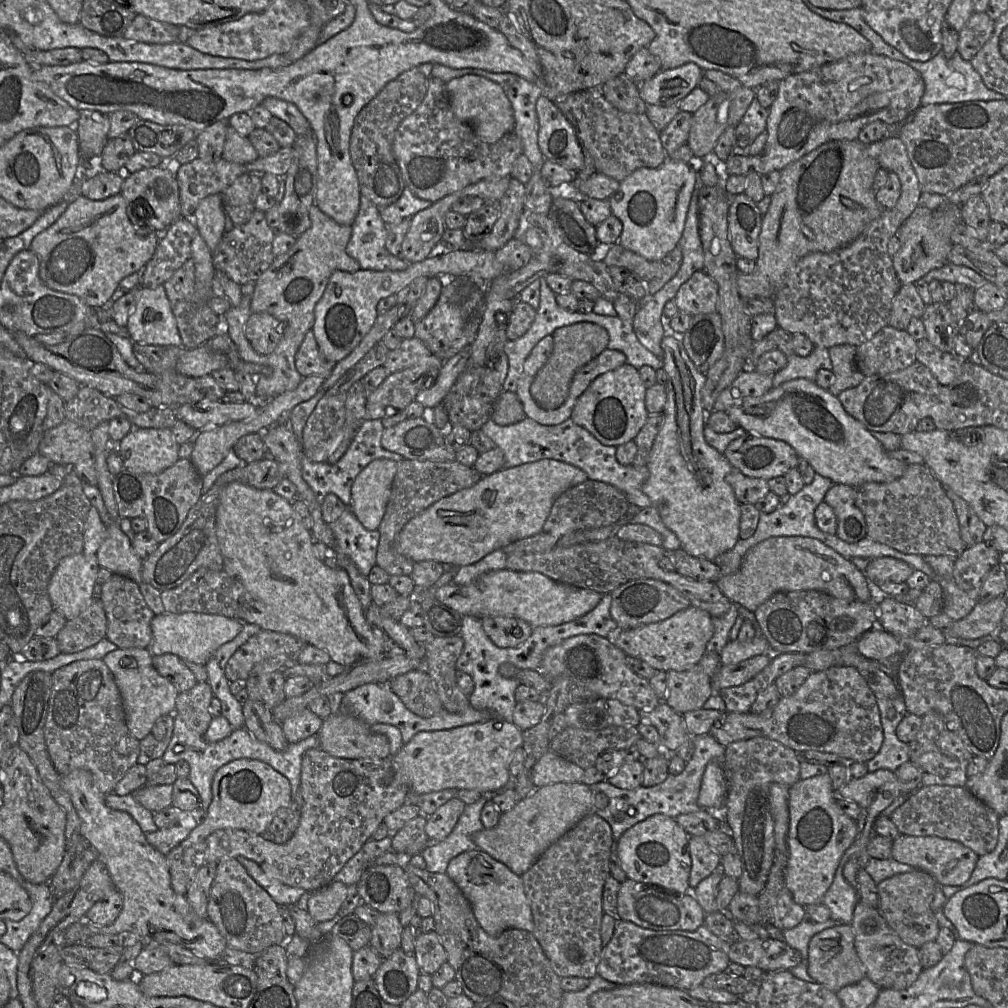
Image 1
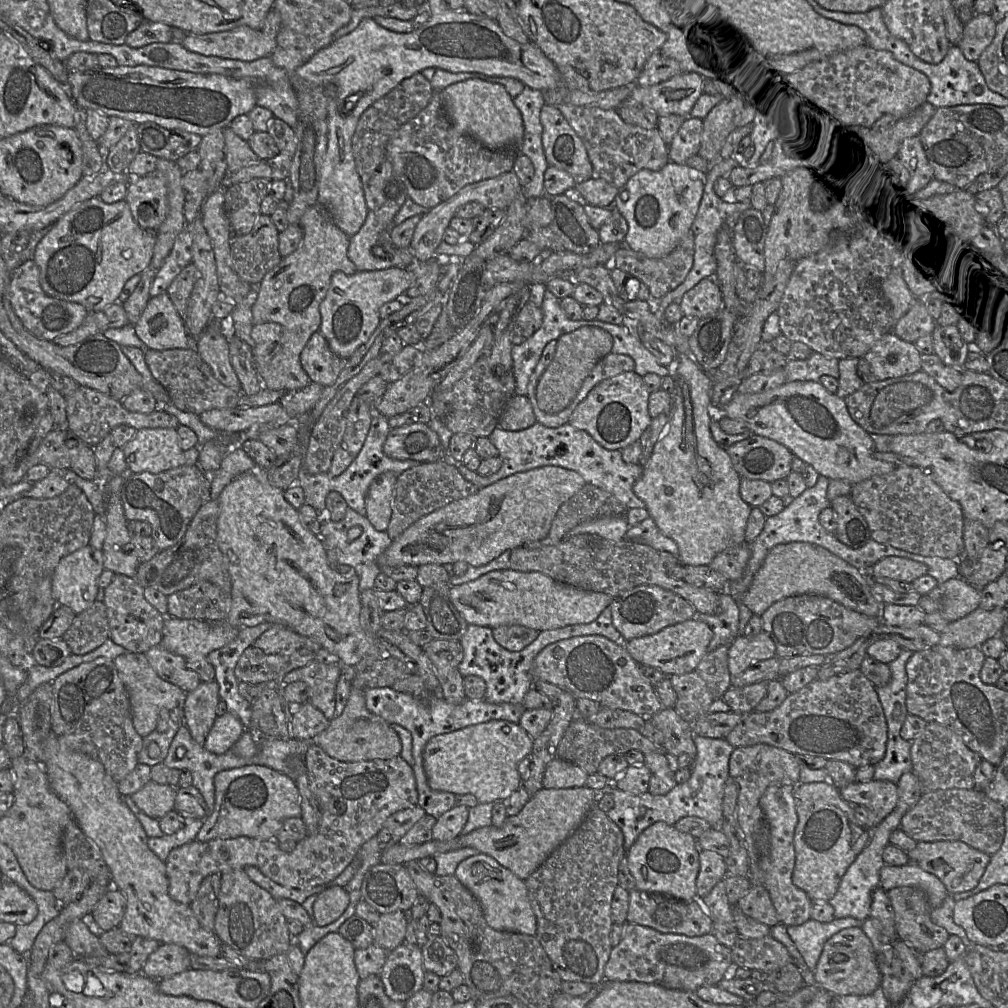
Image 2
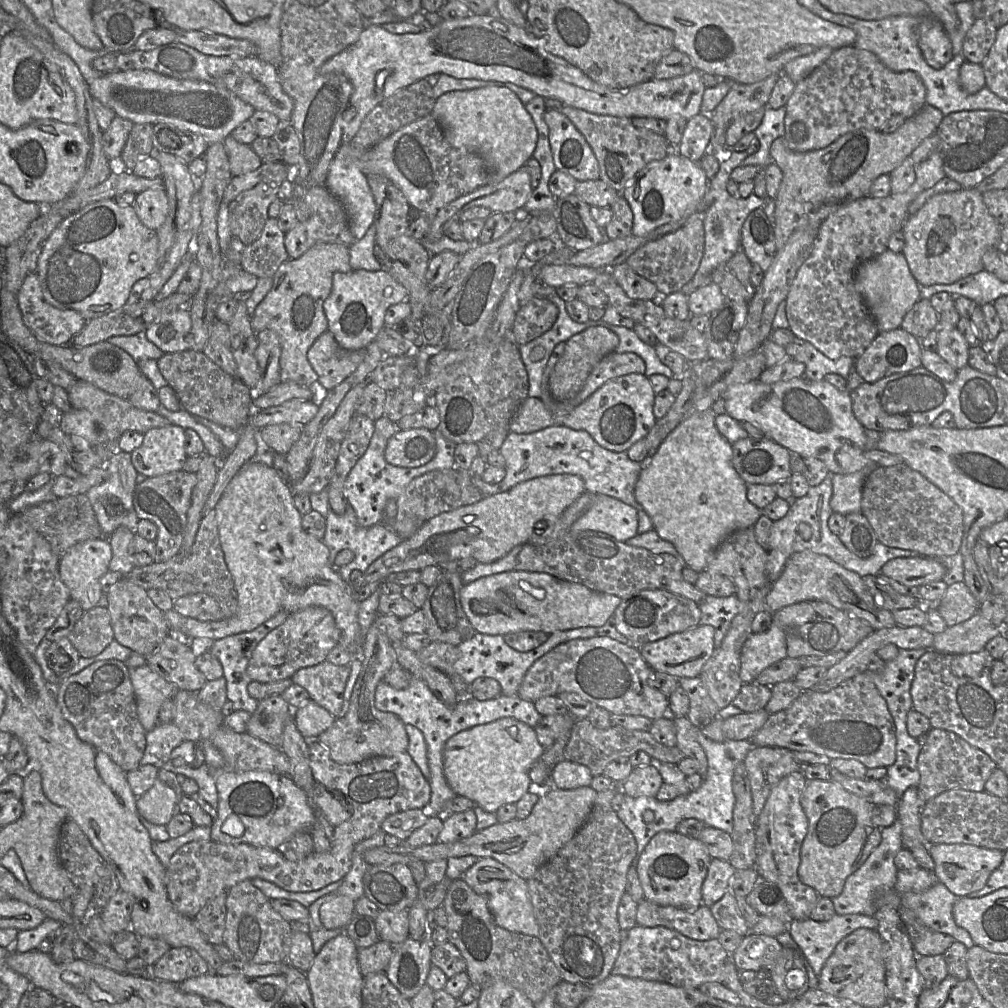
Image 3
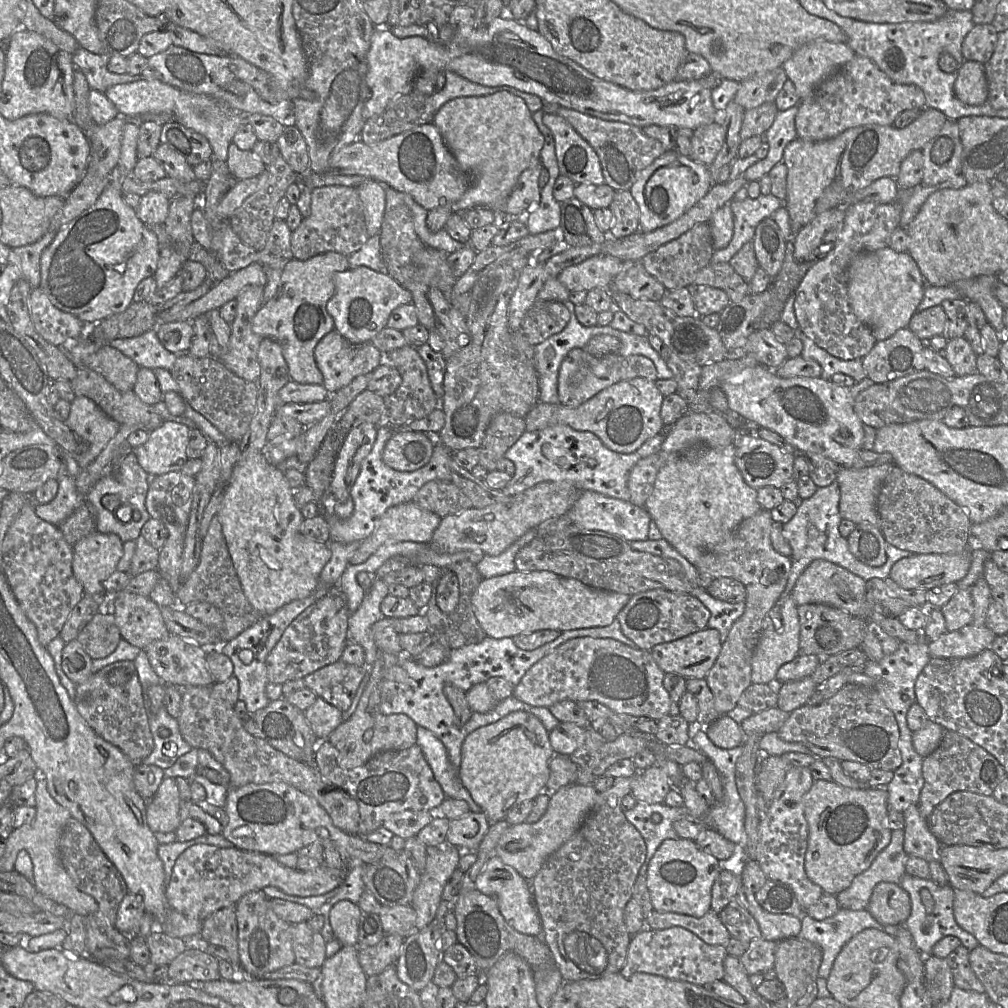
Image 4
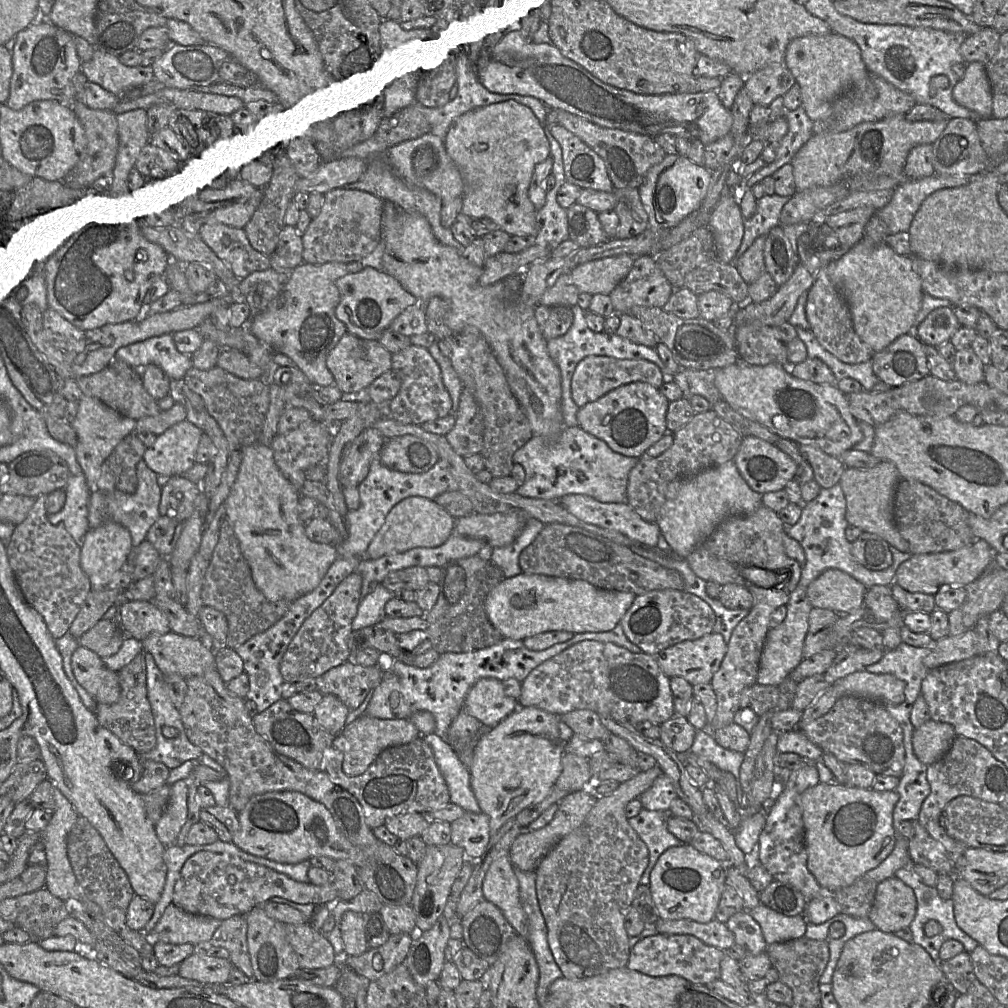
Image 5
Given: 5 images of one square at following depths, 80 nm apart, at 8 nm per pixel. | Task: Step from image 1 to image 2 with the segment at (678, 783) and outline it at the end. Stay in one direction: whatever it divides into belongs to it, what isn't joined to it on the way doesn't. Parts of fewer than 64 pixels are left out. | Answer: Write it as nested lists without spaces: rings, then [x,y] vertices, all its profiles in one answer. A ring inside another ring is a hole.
[[[695,734],[694,743],[697,748],[697,756],[690,767],[689,780],[676,784],[665,795],[652,795],[650,792],[634,795],[624,792],[618,789],[615,783],[611,783],[609,778],[607,778],[607,785],[604,788],[594,790],[595,794],[601,791],[604,794],[612,795],[614,799],[613,808],[605,813],[623,832],[625,856],[638,836],[655,822],[665,822],[670,826],[675,826],[681,818],[696,816],[707,821],[711,828],[722,829],[724,790],[730,777],[729,758],[735,747],[726,739],[702,737]]]

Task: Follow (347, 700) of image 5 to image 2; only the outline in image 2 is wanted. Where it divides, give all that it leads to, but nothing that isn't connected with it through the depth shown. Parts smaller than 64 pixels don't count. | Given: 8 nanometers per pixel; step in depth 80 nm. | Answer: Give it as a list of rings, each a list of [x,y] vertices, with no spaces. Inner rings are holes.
[[[313,661],[304,667],[290,671],[277,684],[280,684],[283,689],[292,682],[305,682],[309,687],[308,702],[331,721],[335,718],[335,691],[341,671],[340,664]]]

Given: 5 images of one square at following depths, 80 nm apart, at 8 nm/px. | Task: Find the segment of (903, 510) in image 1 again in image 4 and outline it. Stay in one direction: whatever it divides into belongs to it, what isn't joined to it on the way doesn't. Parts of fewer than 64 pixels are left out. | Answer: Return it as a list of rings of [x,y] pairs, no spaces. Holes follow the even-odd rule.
[[[893,465],[876,499],[880,531],[887,543],[912,554],[956,554],[969,549],[971,521],[967,512],[919,476]]]

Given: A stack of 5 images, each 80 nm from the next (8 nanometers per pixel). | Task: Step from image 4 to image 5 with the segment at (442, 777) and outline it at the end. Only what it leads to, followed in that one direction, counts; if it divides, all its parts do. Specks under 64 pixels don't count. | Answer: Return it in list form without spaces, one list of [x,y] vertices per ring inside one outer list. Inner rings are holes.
[[[434,733],[420,737],[433,750],[435,762],[449,789],[450,802],[466,812],[481,813],[471,788],[469,770],[461,763],[451,745]]]

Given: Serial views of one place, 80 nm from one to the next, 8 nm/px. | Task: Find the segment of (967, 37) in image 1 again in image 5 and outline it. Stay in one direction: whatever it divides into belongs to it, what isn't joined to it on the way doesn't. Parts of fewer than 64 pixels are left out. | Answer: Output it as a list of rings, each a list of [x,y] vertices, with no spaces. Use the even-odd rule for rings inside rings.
[[[982,27],[966,37],[960,47],[960,54],[966,63],[980,62],[986,65],[996,54],[1000,34],[993,27]]]

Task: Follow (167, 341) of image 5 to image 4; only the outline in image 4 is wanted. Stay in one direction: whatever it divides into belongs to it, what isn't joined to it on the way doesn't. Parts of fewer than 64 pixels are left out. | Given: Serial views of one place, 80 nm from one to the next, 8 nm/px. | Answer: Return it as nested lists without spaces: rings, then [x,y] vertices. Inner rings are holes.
[[[156,328],[132,338],[121,338],[109,341],[109,345],[131,358],[139,368],[163,368],[170,370],[177,354],[168,351],[160,342]]]

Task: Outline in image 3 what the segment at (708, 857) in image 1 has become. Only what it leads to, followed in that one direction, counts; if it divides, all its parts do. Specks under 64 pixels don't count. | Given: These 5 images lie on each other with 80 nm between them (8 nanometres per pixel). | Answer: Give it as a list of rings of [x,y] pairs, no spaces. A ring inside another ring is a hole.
[[[712,858],[701,888],[702,904],[711,907],[719,901],[729,890],[729,880],[735,871],[728,861]]]

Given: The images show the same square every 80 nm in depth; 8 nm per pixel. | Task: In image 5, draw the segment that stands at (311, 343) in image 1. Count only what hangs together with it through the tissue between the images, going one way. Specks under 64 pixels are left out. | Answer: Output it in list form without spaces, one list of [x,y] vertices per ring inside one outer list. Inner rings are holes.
[[[346,333],[330,351],[326,364],[335,385],[343,394],[366,391],[366,388],[383,373],[392,370],[392,354],[378,340],[367,340]]]

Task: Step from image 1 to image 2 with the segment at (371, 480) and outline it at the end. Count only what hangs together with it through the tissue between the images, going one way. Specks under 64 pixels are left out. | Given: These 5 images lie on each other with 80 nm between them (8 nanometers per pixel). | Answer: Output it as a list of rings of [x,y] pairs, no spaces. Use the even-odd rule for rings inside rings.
[[[393,472],[379,475],[366,496],[366,515],[377,531],[386,531],[392,514],[392,496],[397,476]]]

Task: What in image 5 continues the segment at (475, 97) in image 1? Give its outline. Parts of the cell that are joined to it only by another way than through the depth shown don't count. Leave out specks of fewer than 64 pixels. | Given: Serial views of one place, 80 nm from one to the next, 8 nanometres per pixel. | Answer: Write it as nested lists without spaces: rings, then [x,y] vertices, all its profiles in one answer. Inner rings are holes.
[[[515,100],[475,108],[452,122],[443,142],[464,181],[461,212],[468,217],[488,217],[499,229],[511,236],[537,236],[537,209],[529,199],[528,190],[535,166],[550,156],[550,143],[545,134],[544,124],[534,112]]]

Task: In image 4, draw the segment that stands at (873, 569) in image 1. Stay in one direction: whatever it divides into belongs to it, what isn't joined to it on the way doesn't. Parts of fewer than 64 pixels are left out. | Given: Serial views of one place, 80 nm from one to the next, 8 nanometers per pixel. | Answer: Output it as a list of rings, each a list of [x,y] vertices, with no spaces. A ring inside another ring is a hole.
[[[971,549],[956,554],[913,553],[896,561],[889,577],[905,589],[930,590],[960,582],[967,575],[971,561]]]

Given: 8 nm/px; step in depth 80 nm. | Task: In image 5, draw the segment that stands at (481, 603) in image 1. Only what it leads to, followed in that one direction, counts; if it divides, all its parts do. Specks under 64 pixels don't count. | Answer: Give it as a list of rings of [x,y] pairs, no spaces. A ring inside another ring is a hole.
[[[521,573],[502,579],[486,596],[484,609],[503,638],[523,640],[548,631],[574,634],[610,631],[620,623],[636,596],[600,589],[584,580]]]

